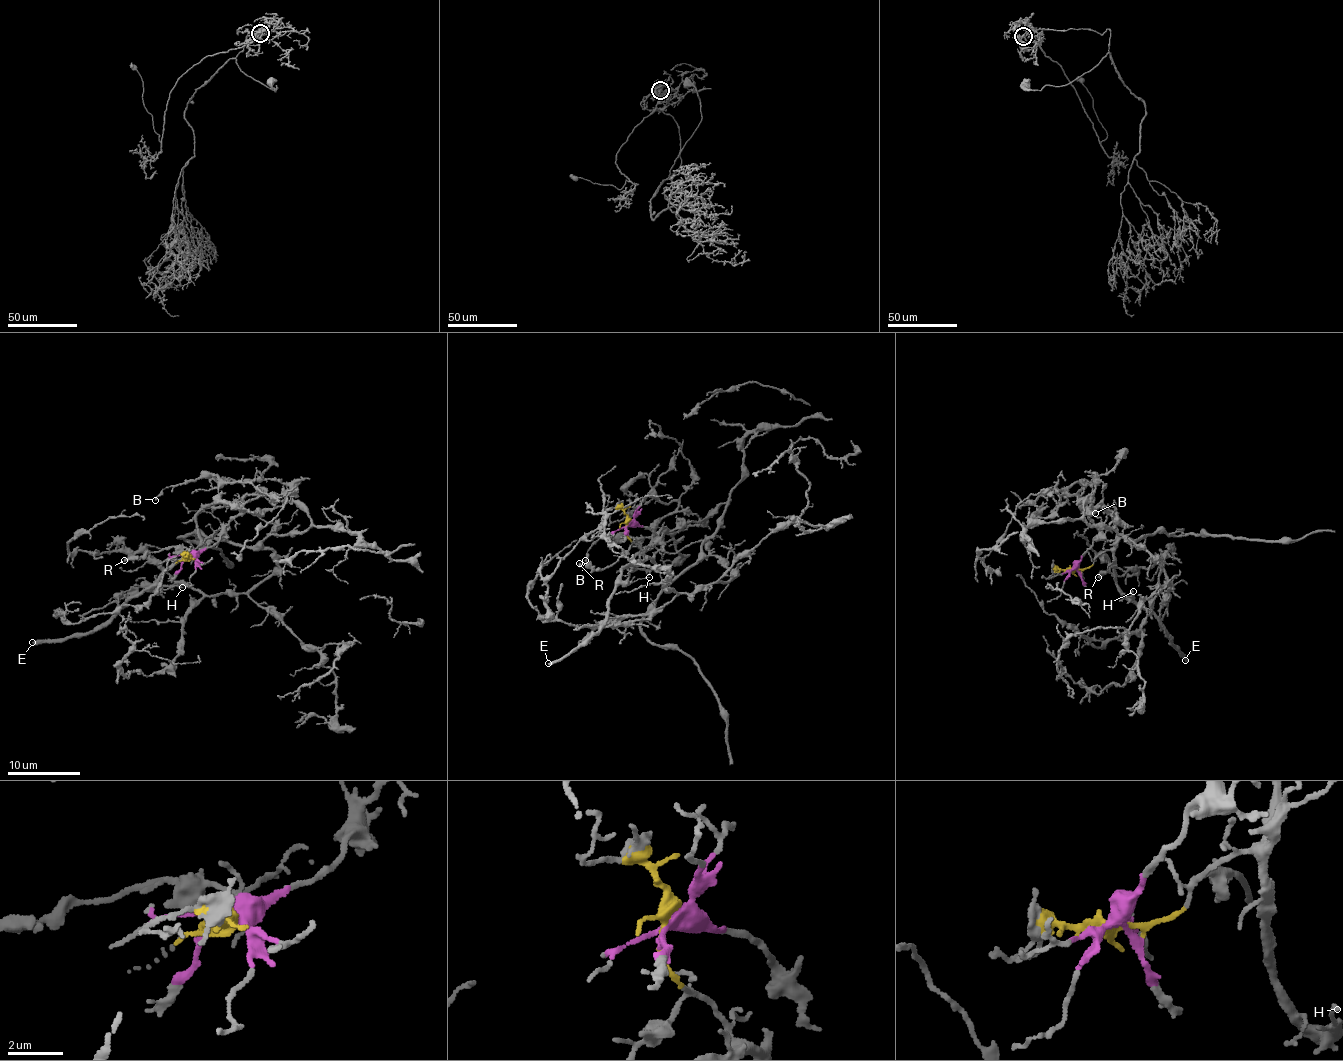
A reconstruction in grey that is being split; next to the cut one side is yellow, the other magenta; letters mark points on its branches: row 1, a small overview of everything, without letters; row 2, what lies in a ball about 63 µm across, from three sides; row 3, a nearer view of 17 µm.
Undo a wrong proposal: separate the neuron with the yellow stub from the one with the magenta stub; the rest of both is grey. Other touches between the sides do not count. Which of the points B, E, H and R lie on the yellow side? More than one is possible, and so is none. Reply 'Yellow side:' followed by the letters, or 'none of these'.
Yellow side: E, H, R

